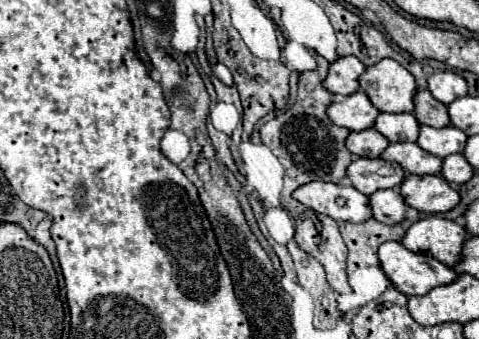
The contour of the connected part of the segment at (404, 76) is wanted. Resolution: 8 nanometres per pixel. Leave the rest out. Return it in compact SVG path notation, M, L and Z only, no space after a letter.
M381 59L377 65L367 67L359 83L379 111L413 113L417 83L415 77L397 61Z

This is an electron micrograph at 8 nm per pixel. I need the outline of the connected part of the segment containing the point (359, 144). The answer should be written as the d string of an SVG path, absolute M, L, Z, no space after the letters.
M365 129L359 133L349 133L347 149L359 157L379 157L389 145L389 139L377 129Z

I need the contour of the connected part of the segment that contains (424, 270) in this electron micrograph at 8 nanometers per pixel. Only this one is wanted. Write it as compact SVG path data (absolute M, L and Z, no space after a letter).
M397 241L379 247L379 259L385 275L405 295L425 295L437 285L449 285L457 273L425 253L413 253Z

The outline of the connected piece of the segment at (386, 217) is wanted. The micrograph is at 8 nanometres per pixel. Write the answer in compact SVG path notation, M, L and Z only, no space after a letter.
M381 189L375 191L371 197L371 209L373 209L373 217L385 225L397 225L405 219L405 211L409 209L409 205L405 203L405 199L401 197L401 193L397 189Z

